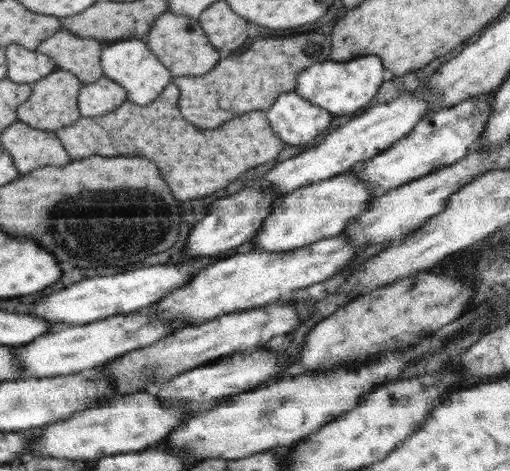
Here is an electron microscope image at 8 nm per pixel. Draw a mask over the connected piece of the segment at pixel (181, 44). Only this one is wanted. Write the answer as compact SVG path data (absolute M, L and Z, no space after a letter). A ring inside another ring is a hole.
M168 10L162 13L153 24L150 32L144 36L147 47L158 57L158 60L169 70L171 78L186 76L202 76L220 62L218 49L208 44L208 37L204 35L197 18L186 18L181 14L174 14Z

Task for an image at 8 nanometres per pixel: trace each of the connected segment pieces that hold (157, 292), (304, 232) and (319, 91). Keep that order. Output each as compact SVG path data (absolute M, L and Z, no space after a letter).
M167 263L131 269L120 274L112 274L112 276L88 278L78 284L72 284L72 288L68 286L60 292L54 292L52 296L42 298L34 304L26 304L25 312L51 323L62 324L63 327L88 324L151 306L156 301L172 295L172 291L186 286L191 277L180 272L176 264Z
M348 171L289 191L288 194L273 200L272 214L264 219L263 226L254 235L250 244L253 245L253 250L260 252L290 252L324 238L337 236L344 231L344 227L347 227L350 221L366 212L374 196L377 195L361 181L361 178Z
M364 56L356 60L350 59L348 62L328 60L328 62L313 64L308 67L308 70L301 72L294 91L312 104L325 108L332 116L358 114L383 85L382 74L384 74L384 66L376 56Z

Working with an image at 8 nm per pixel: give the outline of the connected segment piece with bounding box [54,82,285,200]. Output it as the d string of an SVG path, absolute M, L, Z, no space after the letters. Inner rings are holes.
M173 82L166 85L162 94L146 106L126 100L118 108L104 116L80 117L70 126L59 128L54 133L60 139L72 161L82 160L92 154L96 154L96 156L146 156L160 168L162 176L168 180L172 194L178 200L194 200L194 198L208 196L220 188L226 188L230 182L234 182L246 170L252 170L254 166L274 160L285 146L285 142L280 137L274 136L264 112L252 112L252 114L244 114L240 118L233 118L216 130L200 130L200 128L188 124L178 112L178 86ZM146 150L186 150L186 152L146 152Z

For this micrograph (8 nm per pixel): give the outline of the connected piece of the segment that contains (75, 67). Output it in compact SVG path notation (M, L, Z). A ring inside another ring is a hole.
M60 30L36 47L36 52L56 61L57 69L68 70L83 84L103 77L100 57L104 44L93 38L82 38Z

